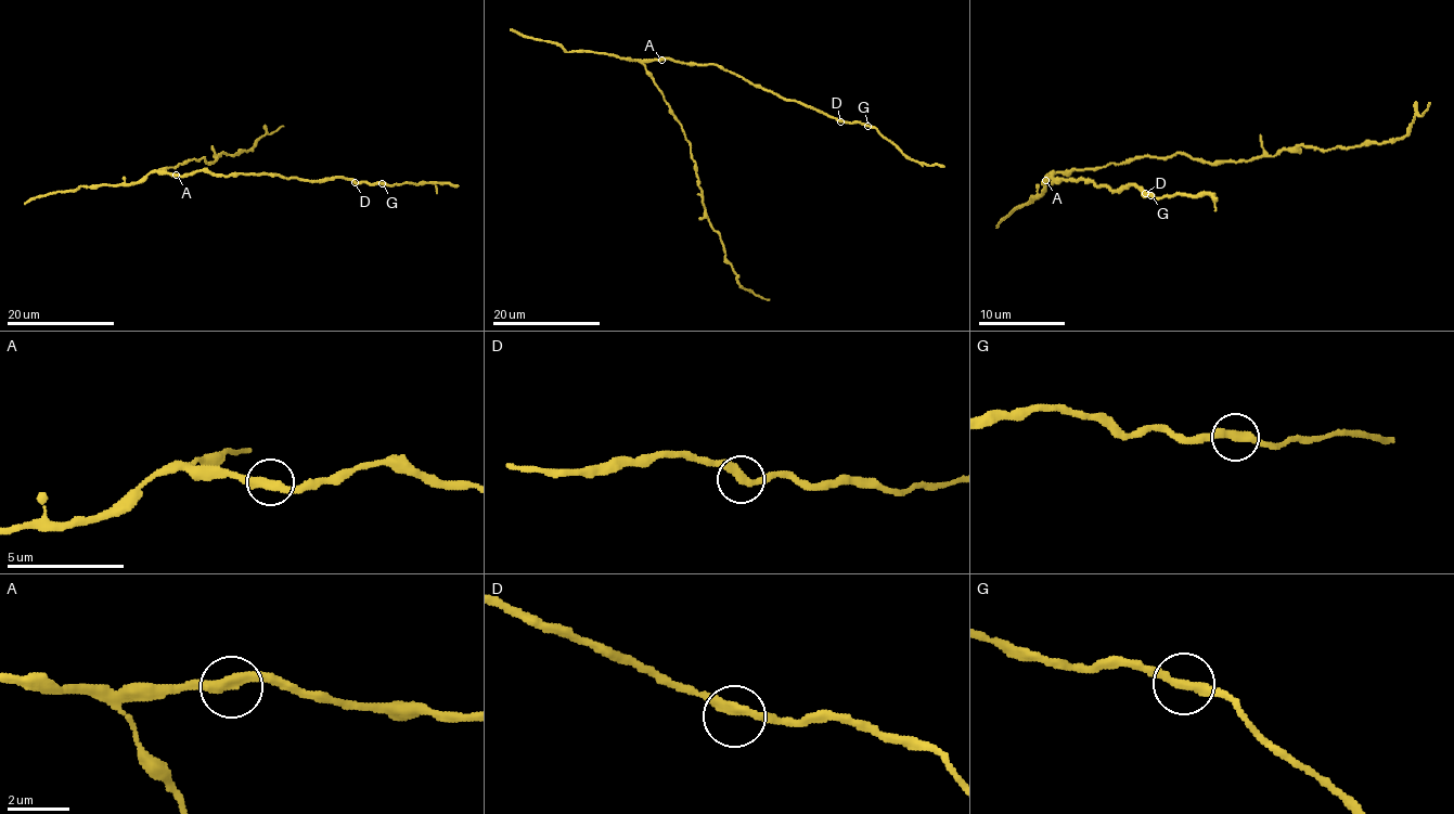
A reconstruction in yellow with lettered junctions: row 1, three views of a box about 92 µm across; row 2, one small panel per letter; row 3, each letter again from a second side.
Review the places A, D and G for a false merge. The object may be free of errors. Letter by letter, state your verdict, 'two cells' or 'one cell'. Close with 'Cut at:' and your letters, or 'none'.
A: one cell
D: one cell
G: two cells
Cut at: G

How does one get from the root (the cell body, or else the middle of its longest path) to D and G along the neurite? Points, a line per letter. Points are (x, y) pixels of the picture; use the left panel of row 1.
D: (176, 176), (208, 170), (223, 176), (267, 173), (300, 180), (344, 177), (355, 182)
G: (176, 176), (208, 170), (223, 176), (267, 173), (300, 180), (344, 177), (356, 182), (382, 184)

